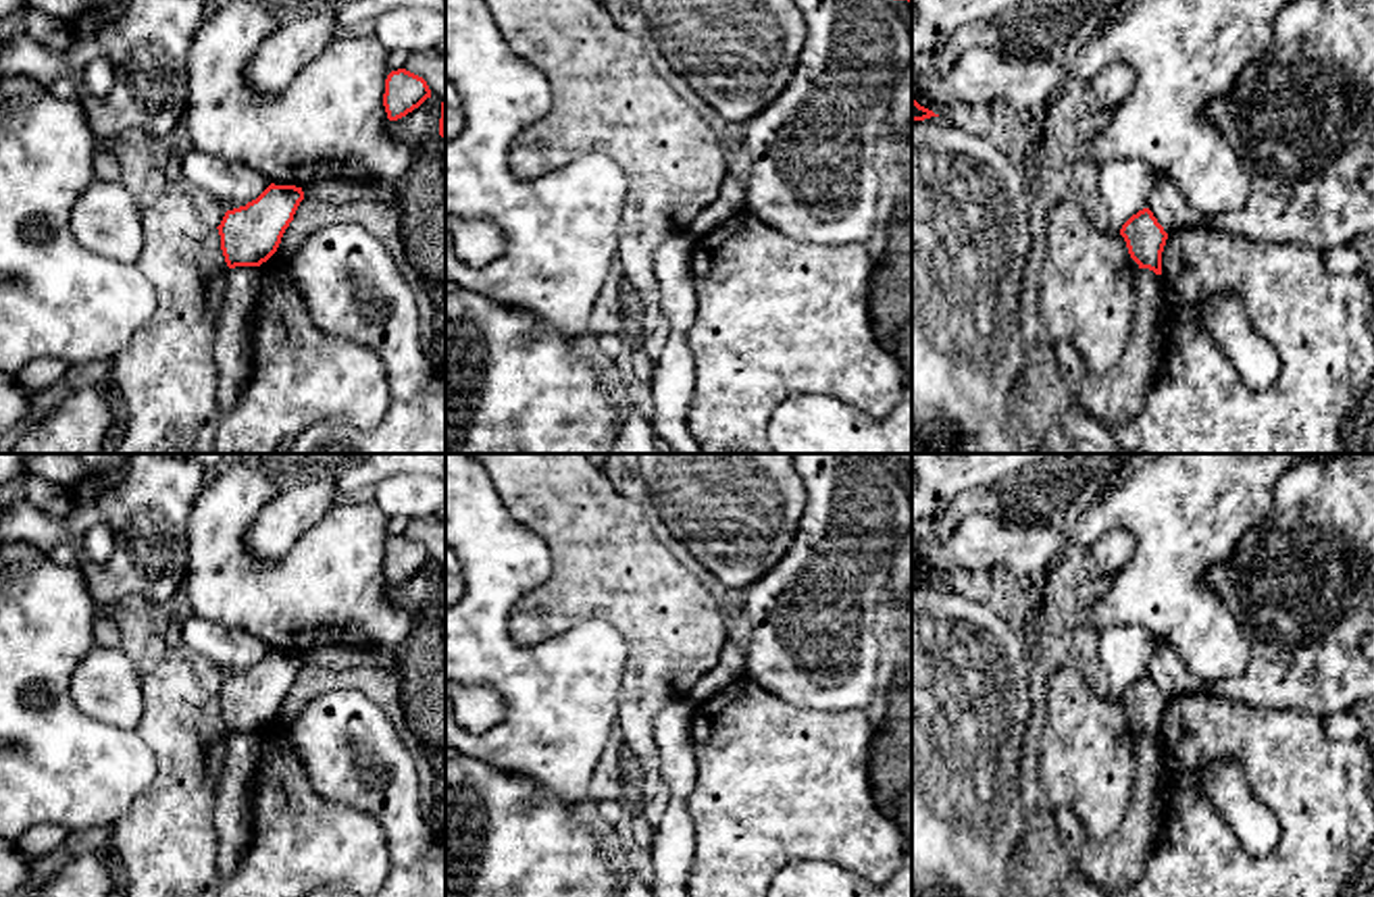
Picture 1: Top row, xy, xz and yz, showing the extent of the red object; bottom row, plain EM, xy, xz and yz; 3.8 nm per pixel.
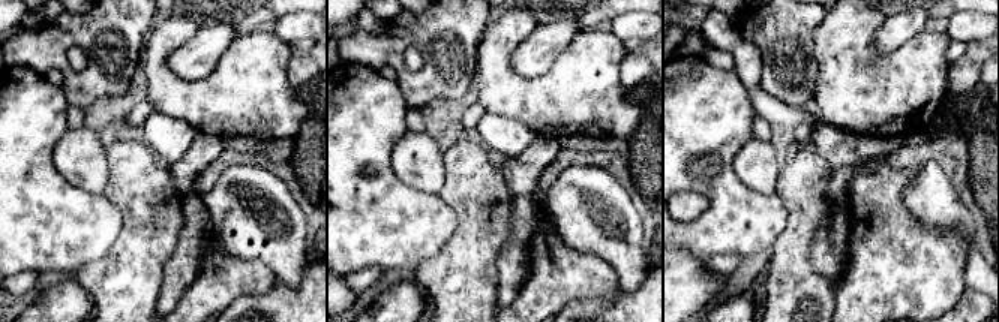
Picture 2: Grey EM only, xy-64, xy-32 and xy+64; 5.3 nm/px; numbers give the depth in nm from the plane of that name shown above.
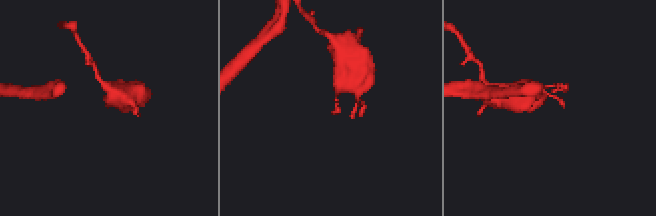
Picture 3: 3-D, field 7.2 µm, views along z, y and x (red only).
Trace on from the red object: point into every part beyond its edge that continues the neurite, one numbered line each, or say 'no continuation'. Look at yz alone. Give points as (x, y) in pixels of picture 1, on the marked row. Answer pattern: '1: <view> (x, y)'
no continuation

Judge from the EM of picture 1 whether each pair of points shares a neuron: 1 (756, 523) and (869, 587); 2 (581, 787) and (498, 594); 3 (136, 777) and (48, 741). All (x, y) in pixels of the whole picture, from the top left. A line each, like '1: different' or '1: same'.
1: different
2: same
3: same

